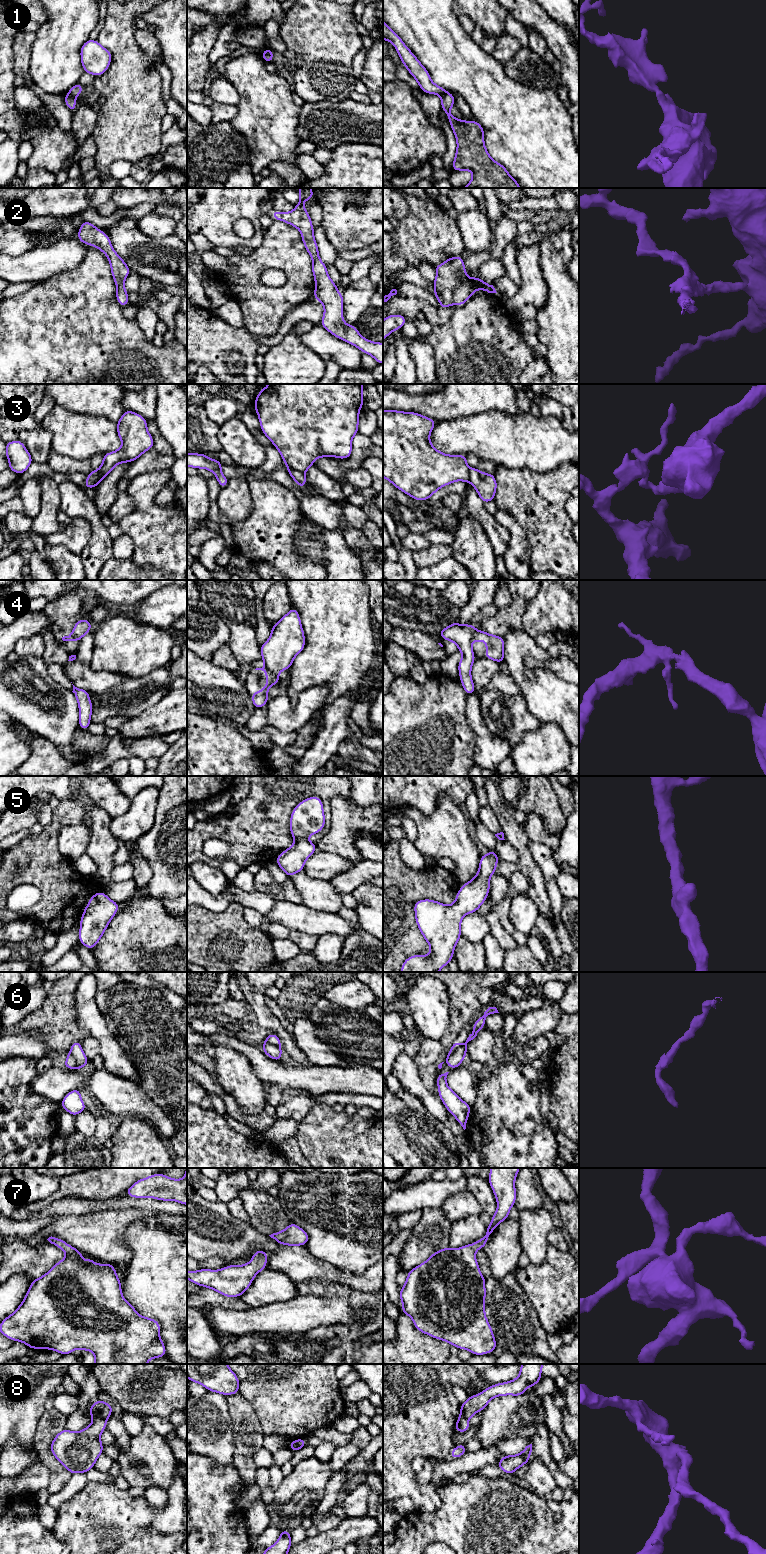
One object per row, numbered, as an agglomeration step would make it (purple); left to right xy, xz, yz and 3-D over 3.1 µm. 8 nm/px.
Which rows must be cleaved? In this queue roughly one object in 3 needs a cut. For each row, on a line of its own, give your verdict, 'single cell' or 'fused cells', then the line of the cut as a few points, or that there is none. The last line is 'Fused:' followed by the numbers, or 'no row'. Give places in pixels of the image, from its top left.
1: fused cells; cut in xy along (68, 93), (74, 97)
2: single cell; no cut
3: fused cells; cut in xz along (289, 468), (303, 473)
4: fused cells; cut in xz along (264, 667), (276, 676)
5: single cell; no cut
6: fused cells; cut in xy along (70, 1052), (76, 1062), (75, 1068)
7: single cell; no cut
8: fused cells; cut in xy along (94, 1417), (104, 1417), (106, 1419)
Fused: 1, 3, 4, 6, 8

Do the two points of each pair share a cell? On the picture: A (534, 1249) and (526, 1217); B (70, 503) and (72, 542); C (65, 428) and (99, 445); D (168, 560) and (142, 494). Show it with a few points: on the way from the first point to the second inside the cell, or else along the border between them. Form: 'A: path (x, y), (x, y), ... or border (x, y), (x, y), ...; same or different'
A: path (533, 1241), (533, 1225); same
B: border (73, 518), (85, 519), (90, 526), (90, 535); different
C: path (73, 433), (77, 436), (91, 437); same
D: path (168, 544), (149, 523), (149, 513), (146, 510); same

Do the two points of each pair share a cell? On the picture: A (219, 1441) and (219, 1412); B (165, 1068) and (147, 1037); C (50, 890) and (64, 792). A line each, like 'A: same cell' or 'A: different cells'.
A: same cell
B: same cell
C: different cells

